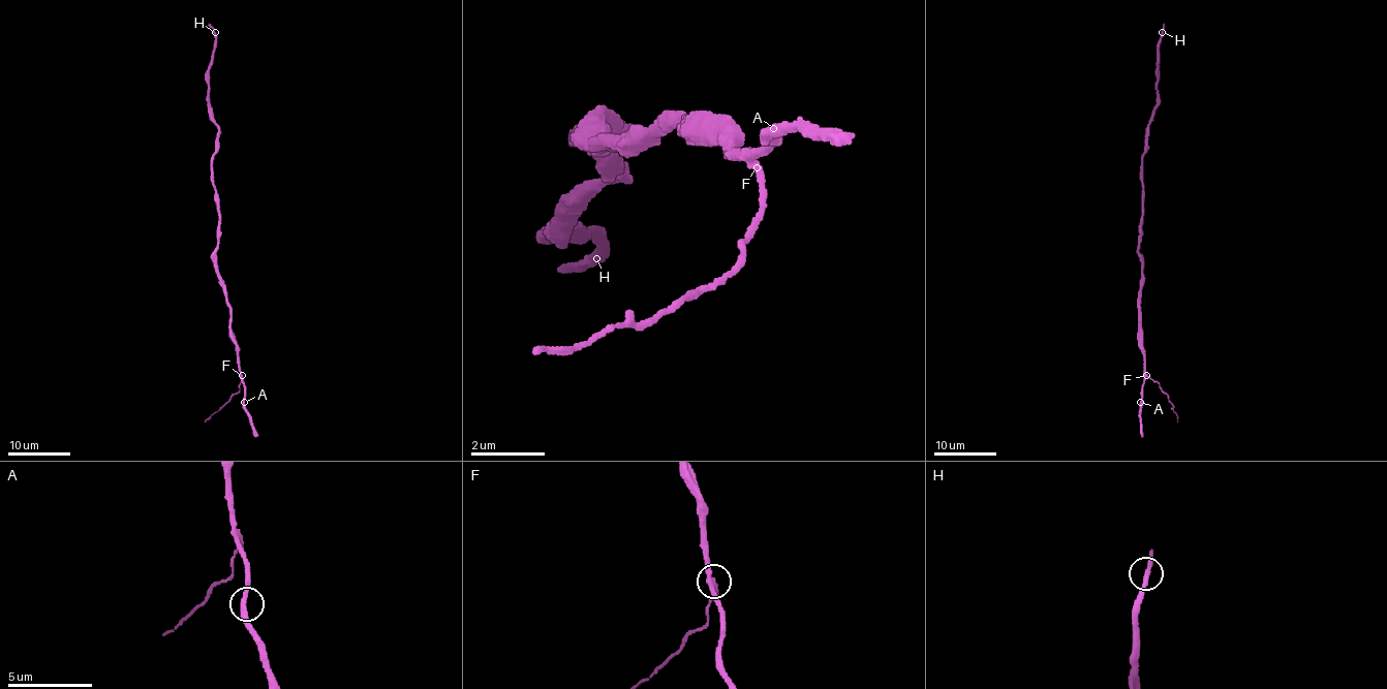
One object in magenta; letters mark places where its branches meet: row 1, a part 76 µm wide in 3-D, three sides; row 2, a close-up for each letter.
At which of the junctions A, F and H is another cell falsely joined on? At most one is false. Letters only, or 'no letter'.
F

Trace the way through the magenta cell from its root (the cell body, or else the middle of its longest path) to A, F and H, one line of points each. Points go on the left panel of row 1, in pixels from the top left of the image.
A: (219, 236), (216, 275), (230, 311), (230, 338), (237, 351), (244, 402)
F: (219, 236), (216, 275), (230, 311), (230, 338), (241, 375)
H: (219, 236), (219, 198), (212, 175), (218, 125), (209, 104), (209, 65), (215, 32)

